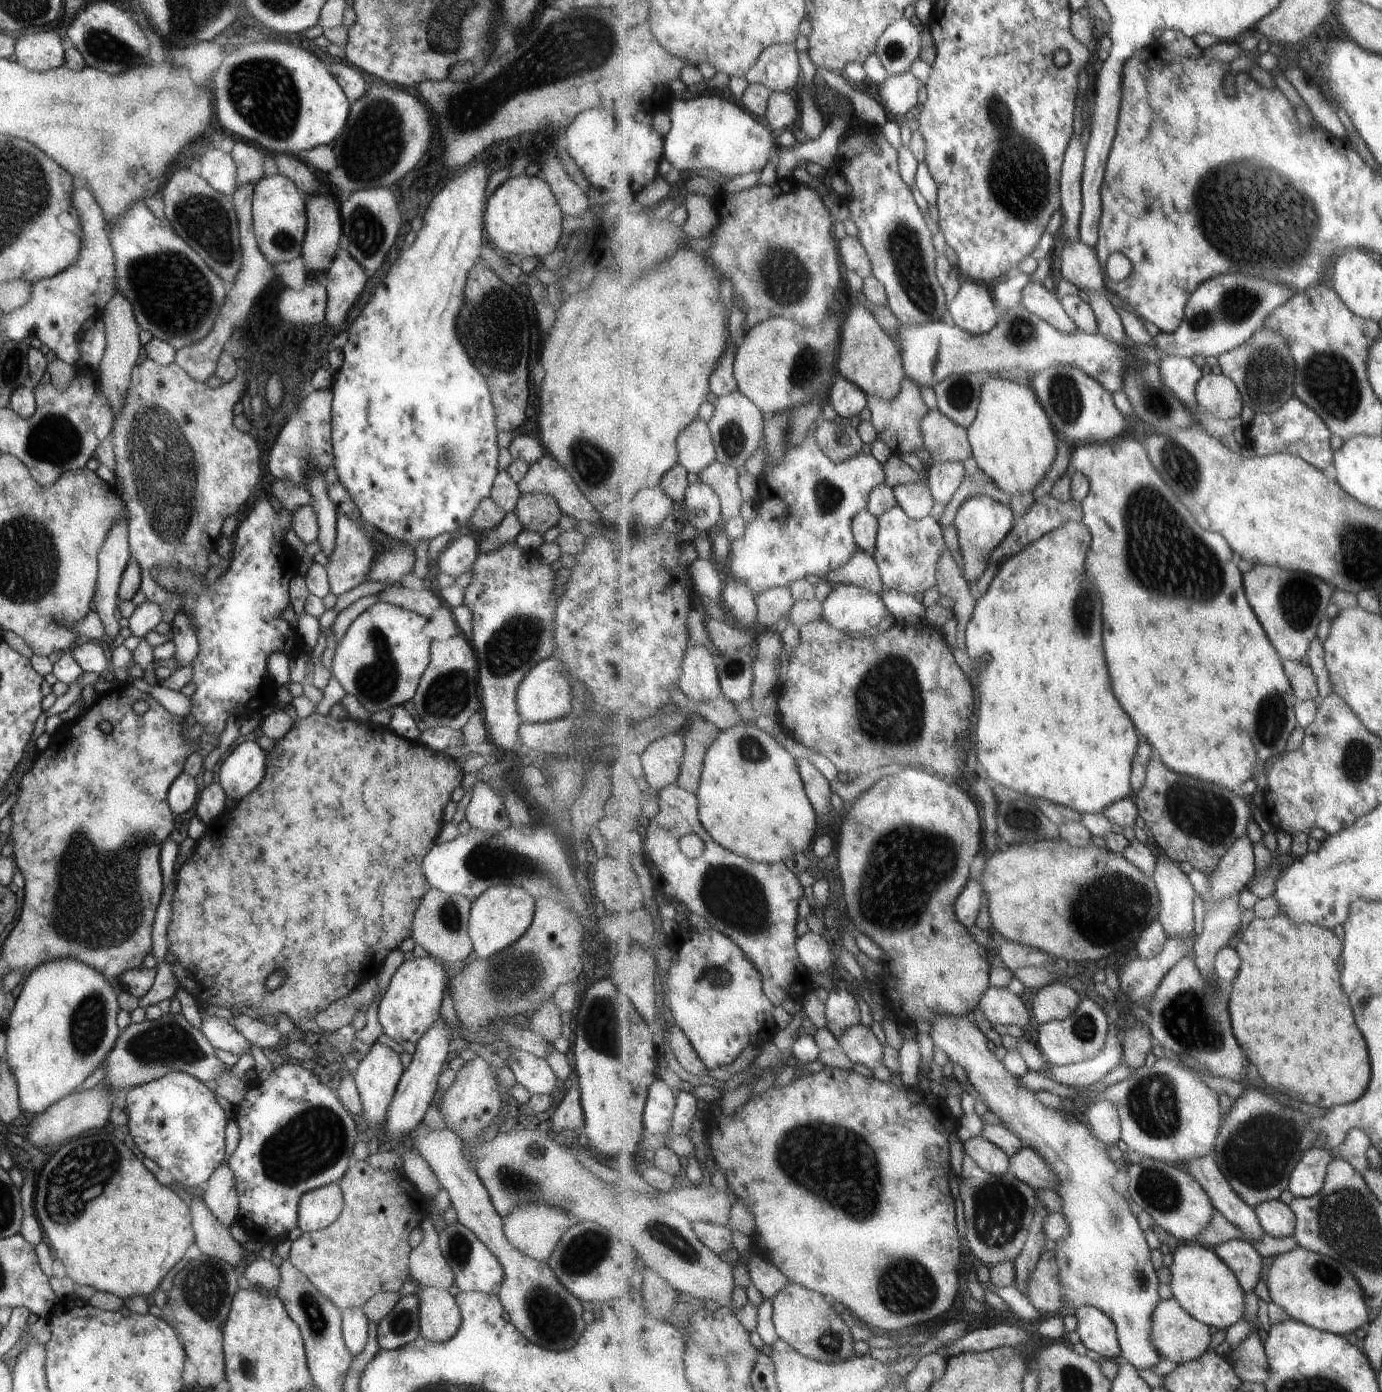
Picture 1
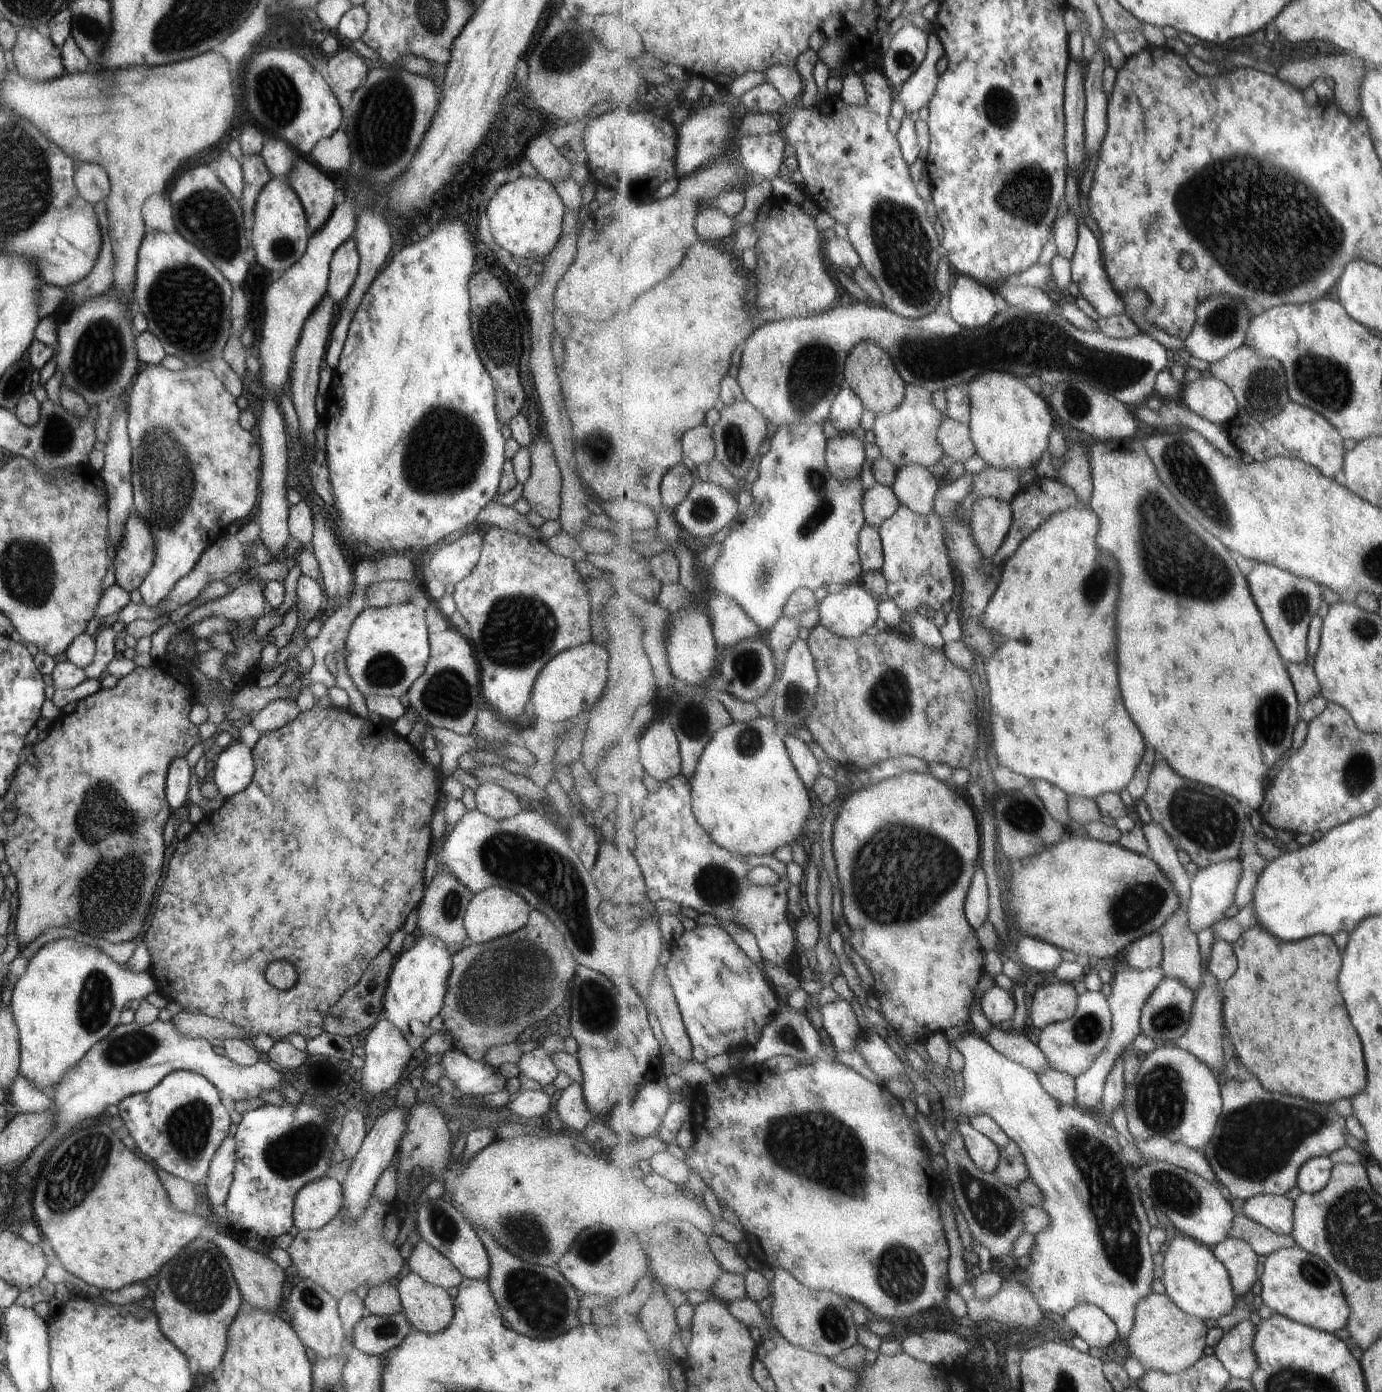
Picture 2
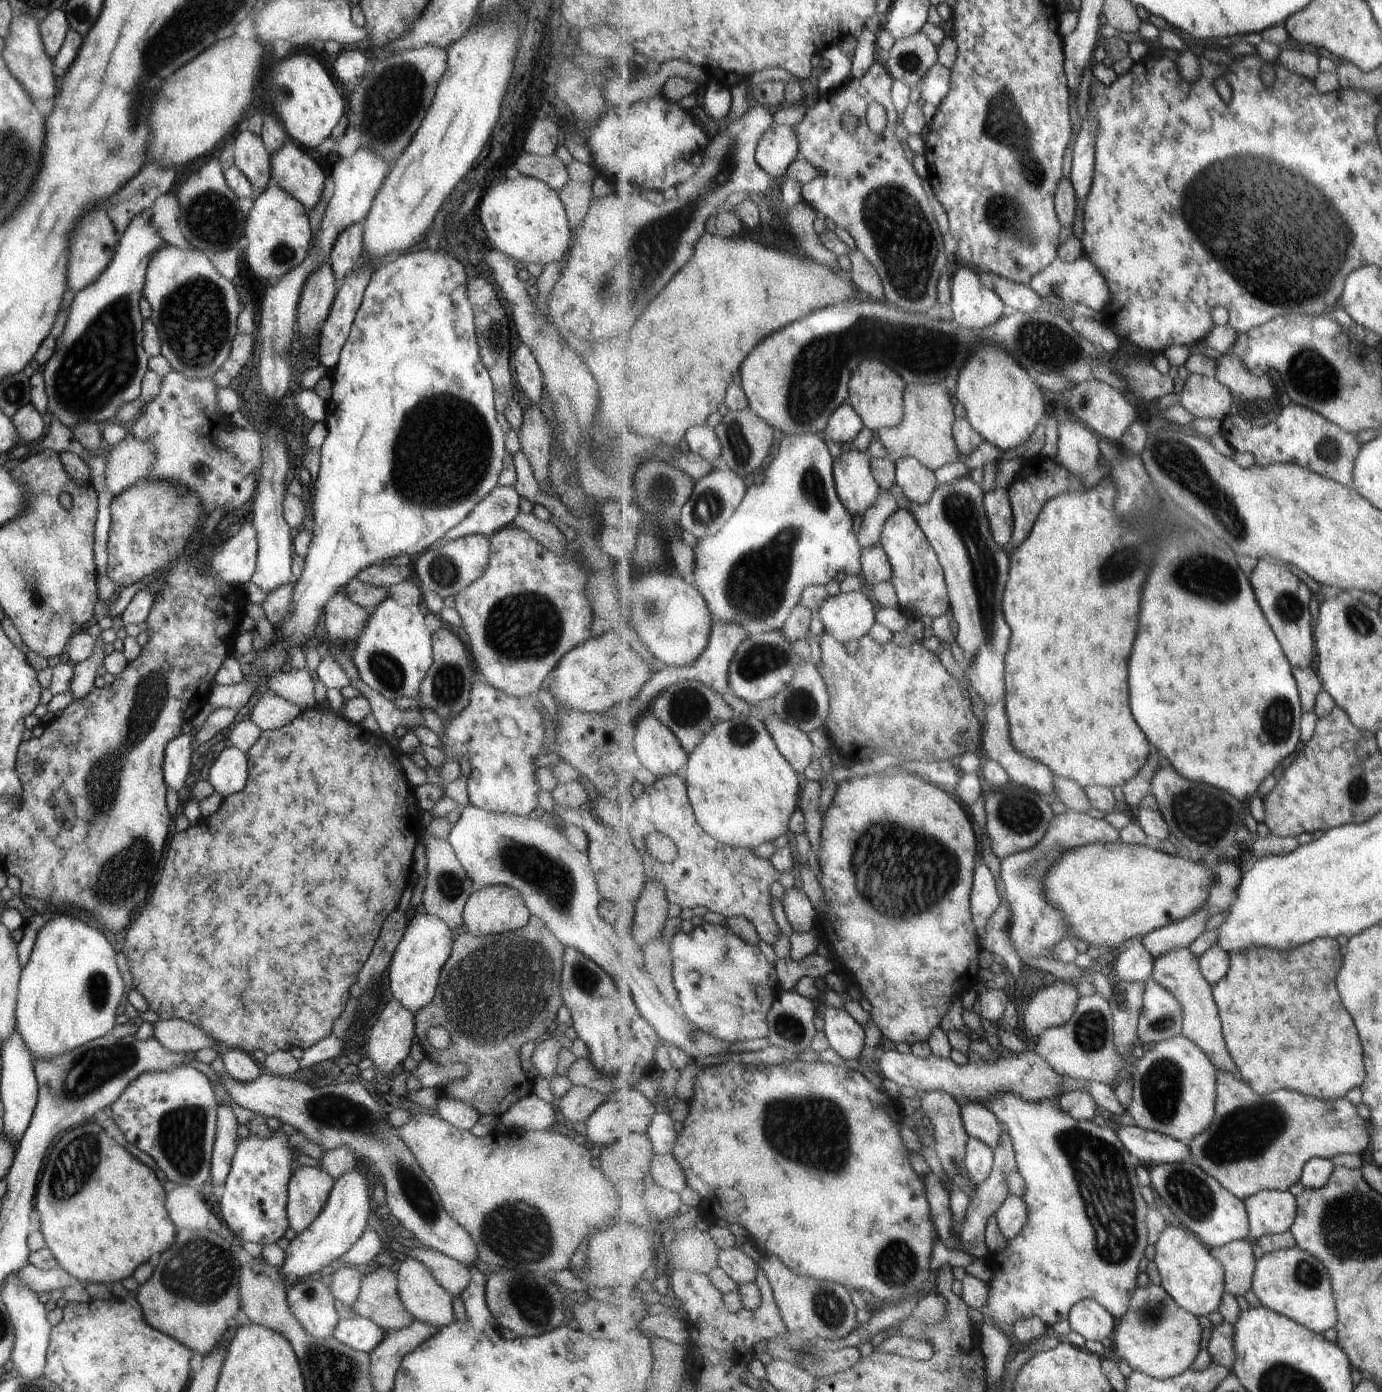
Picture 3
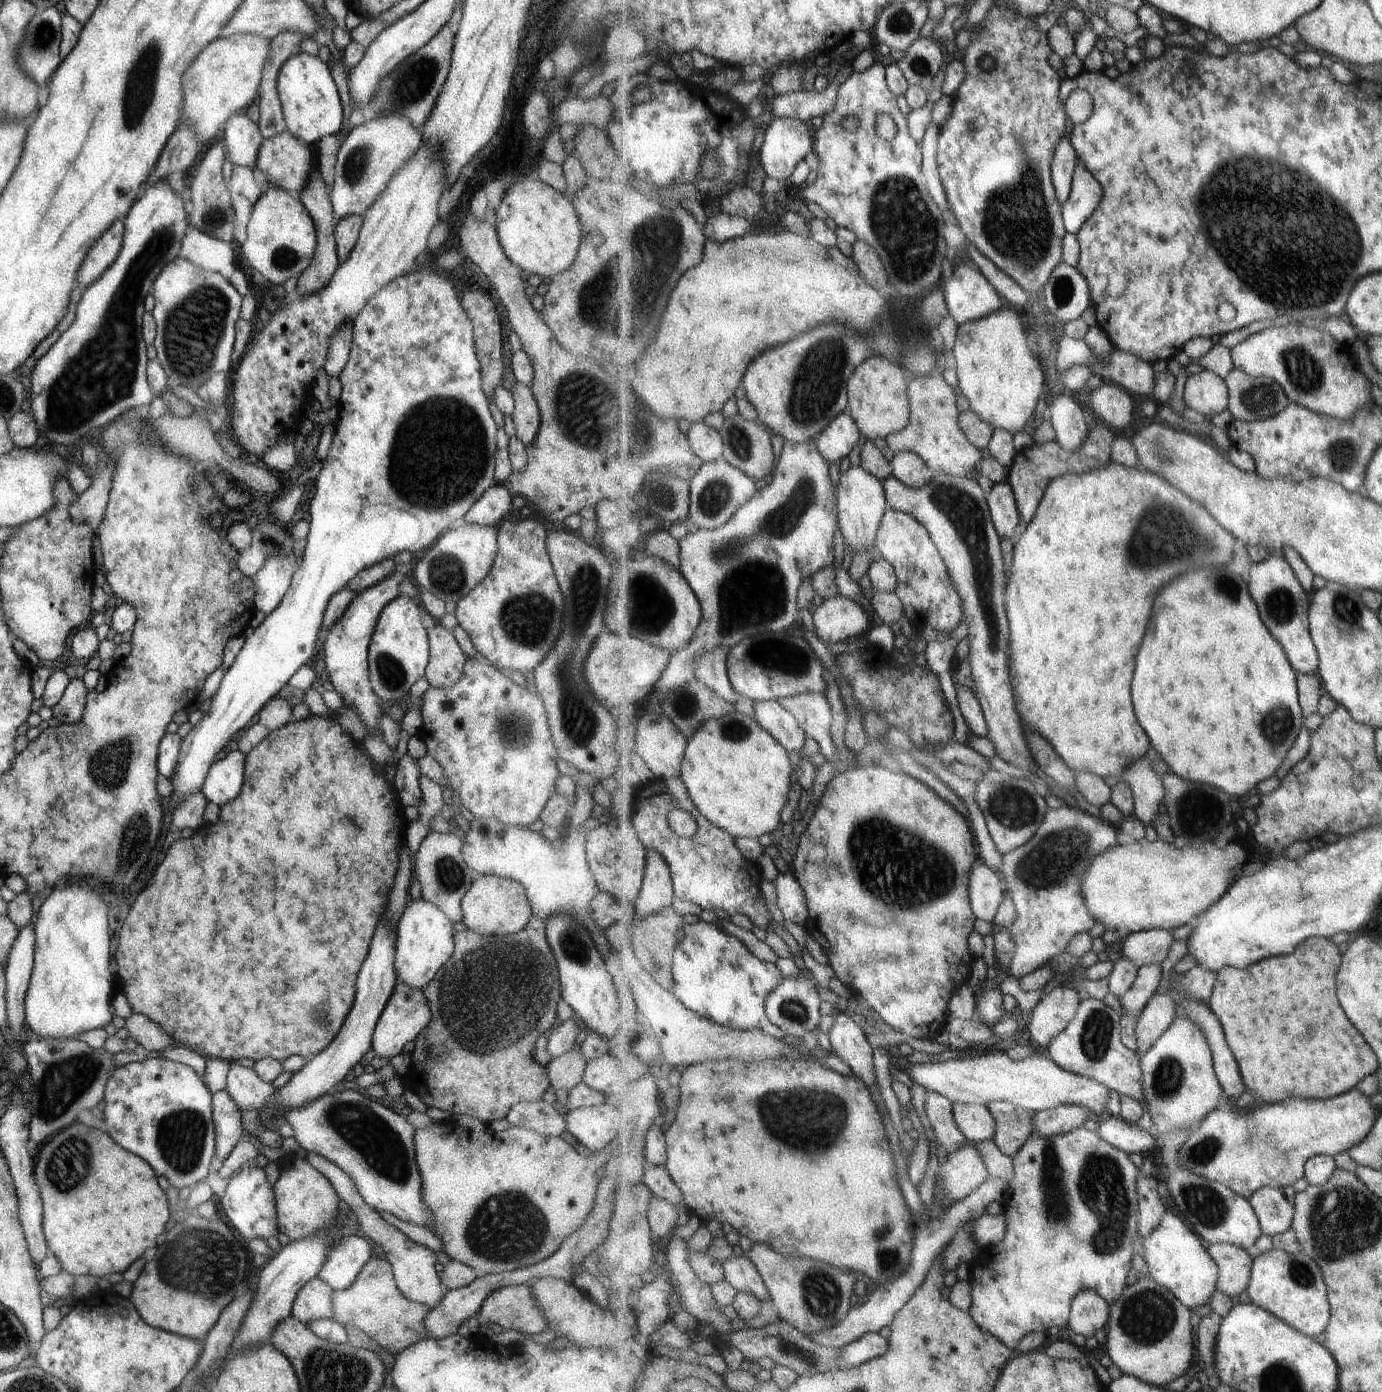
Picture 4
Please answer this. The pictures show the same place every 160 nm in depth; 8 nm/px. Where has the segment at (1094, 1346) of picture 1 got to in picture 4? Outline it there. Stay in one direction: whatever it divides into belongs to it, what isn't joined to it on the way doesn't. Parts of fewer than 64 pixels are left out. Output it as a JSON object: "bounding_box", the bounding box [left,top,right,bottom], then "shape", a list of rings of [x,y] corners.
{"bounding_box":[1070,1290,1111,1338],"shape":[[[1082,1290],[1072,1302],[1070,1328],[1085,1338],[1095,1336],[1099,1330],[1107,1330],[1111,1306],[1094,1290]]]}

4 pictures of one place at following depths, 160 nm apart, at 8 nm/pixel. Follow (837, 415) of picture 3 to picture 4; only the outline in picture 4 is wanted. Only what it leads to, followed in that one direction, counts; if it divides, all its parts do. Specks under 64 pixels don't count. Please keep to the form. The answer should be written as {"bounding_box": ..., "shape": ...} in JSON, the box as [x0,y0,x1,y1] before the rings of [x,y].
{"bounding_box":[815,412,863,468],"shape":[[[849,412],[841,413],[815,440],[830,468],[837,467],[843,458],[849,458],[855,445],[863,437],[856,420]]]}

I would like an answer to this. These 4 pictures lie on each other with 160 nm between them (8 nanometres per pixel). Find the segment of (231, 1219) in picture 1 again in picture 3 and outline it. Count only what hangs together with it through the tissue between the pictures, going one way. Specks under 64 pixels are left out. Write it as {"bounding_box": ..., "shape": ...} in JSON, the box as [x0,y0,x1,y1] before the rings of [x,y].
{"bounding_box":[210,1104,237,1187],"shape":[[[218,1104],[215,1138],[210,1152],[210,1187],[223,1186],[229,1172],[230,1160],[233,1156],[237,1136],[237,1120],[229,1106]]]}

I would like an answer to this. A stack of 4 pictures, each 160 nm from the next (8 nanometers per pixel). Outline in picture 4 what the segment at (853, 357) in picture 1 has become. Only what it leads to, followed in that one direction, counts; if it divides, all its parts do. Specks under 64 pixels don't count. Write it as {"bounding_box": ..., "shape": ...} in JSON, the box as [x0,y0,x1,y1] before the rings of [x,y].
{"bounding_box":[848,354,912,440],"shape":[[[879,354],[865,359],[854,369],[848,382],[849,413],[856,420],[857,426],[867,440],[886,439],[888,436],[904,431],[908,426],[912,416],[908,381],[907,370],[901,364]]]}

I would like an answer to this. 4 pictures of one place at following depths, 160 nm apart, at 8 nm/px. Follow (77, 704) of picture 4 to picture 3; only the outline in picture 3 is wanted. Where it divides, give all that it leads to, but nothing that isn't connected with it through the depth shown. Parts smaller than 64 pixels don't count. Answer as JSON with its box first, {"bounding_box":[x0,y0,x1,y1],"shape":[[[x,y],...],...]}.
{"bounding_box":[69,638,104,700],"shape":[[[96,638],[93,642],[93,650],[89,657],[82,663],[77,663],[74,667],[73,676],[71,676],[71,684],[69,684],[69,692],[73,694],[74,700],[79,700],[83,696],[87,696],[94,688],[94,679],[96,678],[96,670],[103,664],[103,647],[104,643],[101,638]]]}

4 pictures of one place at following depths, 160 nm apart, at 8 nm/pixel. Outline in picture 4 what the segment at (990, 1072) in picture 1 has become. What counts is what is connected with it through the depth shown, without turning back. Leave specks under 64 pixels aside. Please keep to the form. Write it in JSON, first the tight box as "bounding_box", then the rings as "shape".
{"bounding_box":[968,1128,1140,1350],"shape":[[[1078,1128],[1064,1135],[1054,1136],[1052,1139],[1046,1137],[1043,1139],[1035,1130],[1032,1136],[1027,1140],[1025,1146],[1015,1156],[1014,1175],[1008,1182],[1006,1208],[1009,1212],[1006,1214],[1007,1234],[1005,1238],[997,1244],[995,1250],[989,1252],[989,1256],[983,1256],[981,1262],[985,1264],[986,1270],[976,1272],[969,1271],[968,1279],[971,1283],[972,1305],[969,1310],[977,1326],[996,1336],[1002,1343],[1005,1343],[1011,1350],[1018,1348],[1021,1339],[1032,1332],[1047,1333],[1049,1328],[1065,1328],[1069,1325],[1070,1314],[1072,1311],[1072,1302],[1075,1296],[1082,1290],[1097,1291],[1111,1306],[1120,1299],[1121,1294],[1127,1288],[1127,1278],[1132,1272],[1132,1262],[1134,1259],[1135,1248],[1133,1248],[1133,1238],[1139,1233],[1138,1224],[1138,1196],[1136,1193],[1136,1184],[1140,1170],[1131,1162],[1129,1153],[1123,1152],[1109,1144],[1097,1131],[1090,1131],[1087,1128]]]}

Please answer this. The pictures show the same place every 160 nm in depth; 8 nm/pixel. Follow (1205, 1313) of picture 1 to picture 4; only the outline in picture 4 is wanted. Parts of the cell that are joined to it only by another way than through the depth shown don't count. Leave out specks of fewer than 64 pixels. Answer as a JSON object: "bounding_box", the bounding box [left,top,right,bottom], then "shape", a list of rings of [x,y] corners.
{"bounding_box":[1142,1211,1220,1309],"shape":[[[1165,1211],[1157,1226],[1143,1238],[1142,1246],[1152,1279],[1168,1288],[1187,1308],[1192,1309],[1209,1304],[1215,1290],[1218,1290],[1220,1272],[1206,1243],[1189,1227],[1175,1212]]]}

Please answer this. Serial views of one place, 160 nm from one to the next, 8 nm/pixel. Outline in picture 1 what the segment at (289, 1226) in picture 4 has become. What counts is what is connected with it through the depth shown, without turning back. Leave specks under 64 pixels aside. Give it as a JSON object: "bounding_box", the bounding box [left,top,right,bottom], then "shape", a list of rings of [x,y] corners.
{"bounding_box":[296,1183,344,1231],"shape":[[[335,1183],[305,1192],[298,1201],[296,1226],[301,1231],[317,1231],[337,1220],[343,1210],[344,1199]]]}

